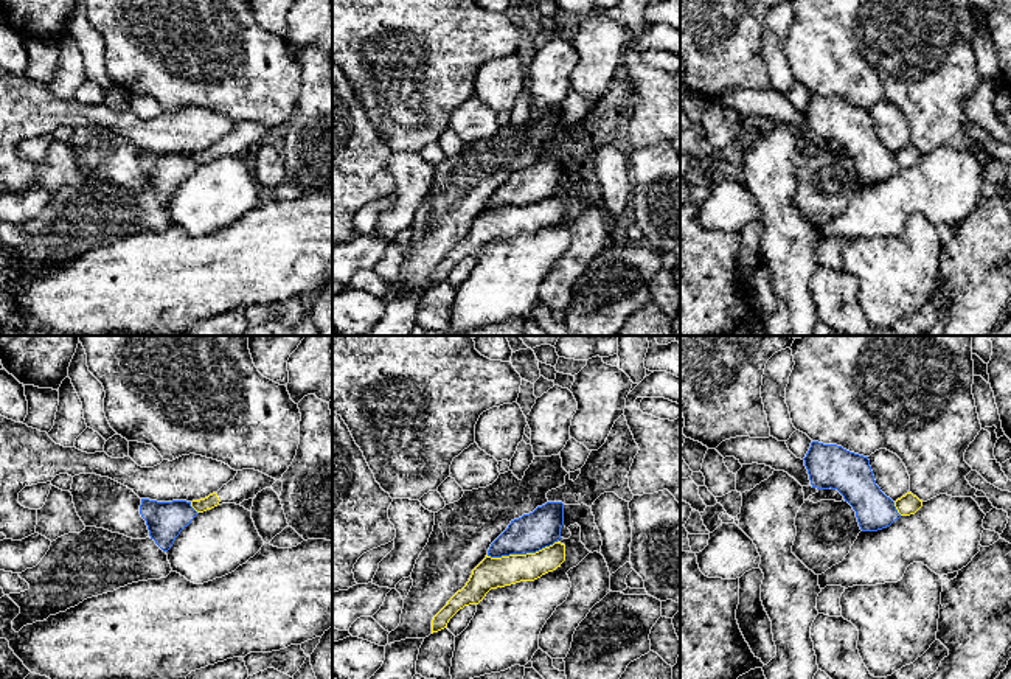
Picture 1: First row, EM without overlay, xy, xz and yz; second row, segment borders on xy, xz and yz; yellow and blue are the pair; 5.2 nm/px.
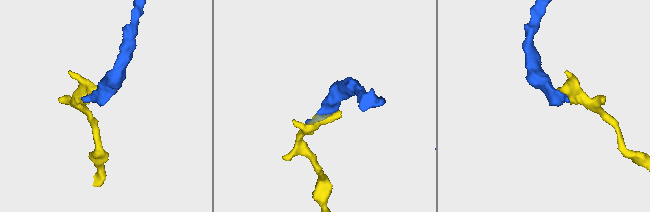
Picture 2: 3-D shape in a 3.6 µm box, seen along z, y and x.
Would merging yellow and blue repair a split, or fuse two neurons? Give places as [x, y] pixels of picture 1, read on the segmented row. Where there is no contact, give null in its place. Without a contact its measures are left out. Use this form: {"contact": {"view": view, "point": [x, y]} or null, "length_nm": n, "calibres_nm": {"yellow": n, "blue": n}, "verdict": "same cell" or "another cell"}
{"contact": {"view": "xz", "point": [521, 555]}, "length_nm": 380, "calibres_nm": {"yellow": 160, "blue": 200}, "verdict": "another cell"}

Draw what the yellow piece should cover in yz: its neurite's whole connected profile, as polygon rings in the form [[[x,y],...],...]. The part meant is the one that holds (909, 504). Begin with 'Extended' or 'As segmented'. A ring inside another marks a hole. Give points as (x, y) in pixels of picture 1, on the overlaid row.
As segmented. [[[907,493],[905,496],[895,502],[895,507],[901,516],[910,516],[915,514],[922,507],[922,500],[919,500],[912,493]]]

